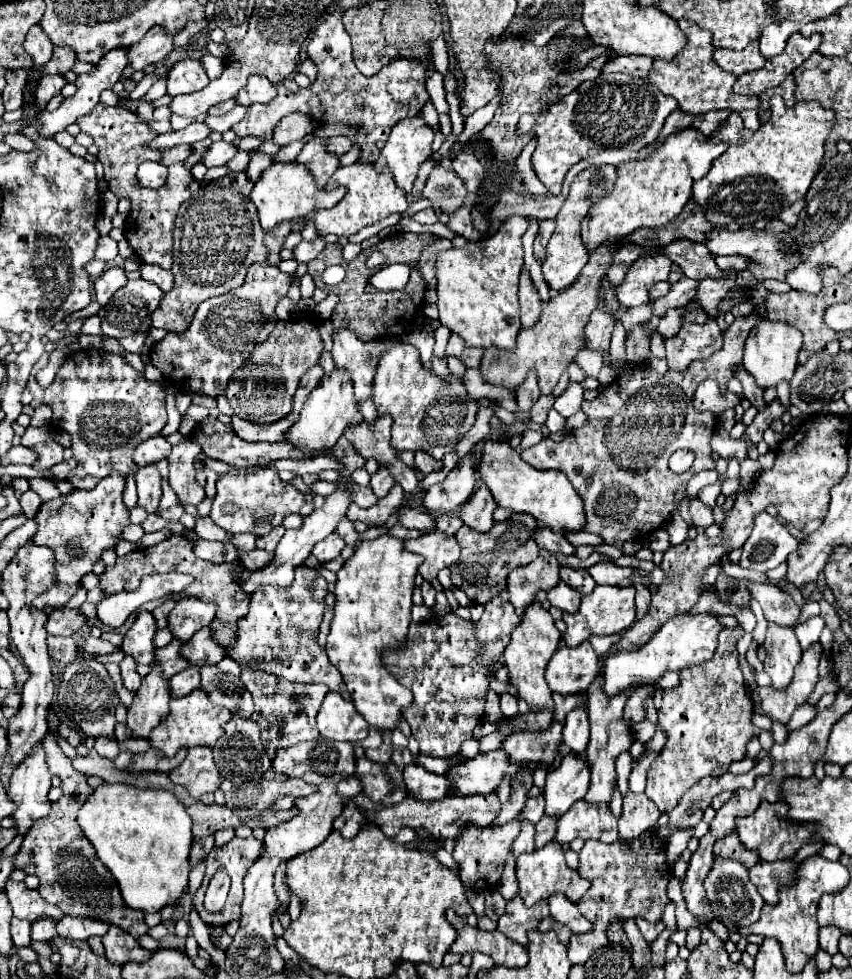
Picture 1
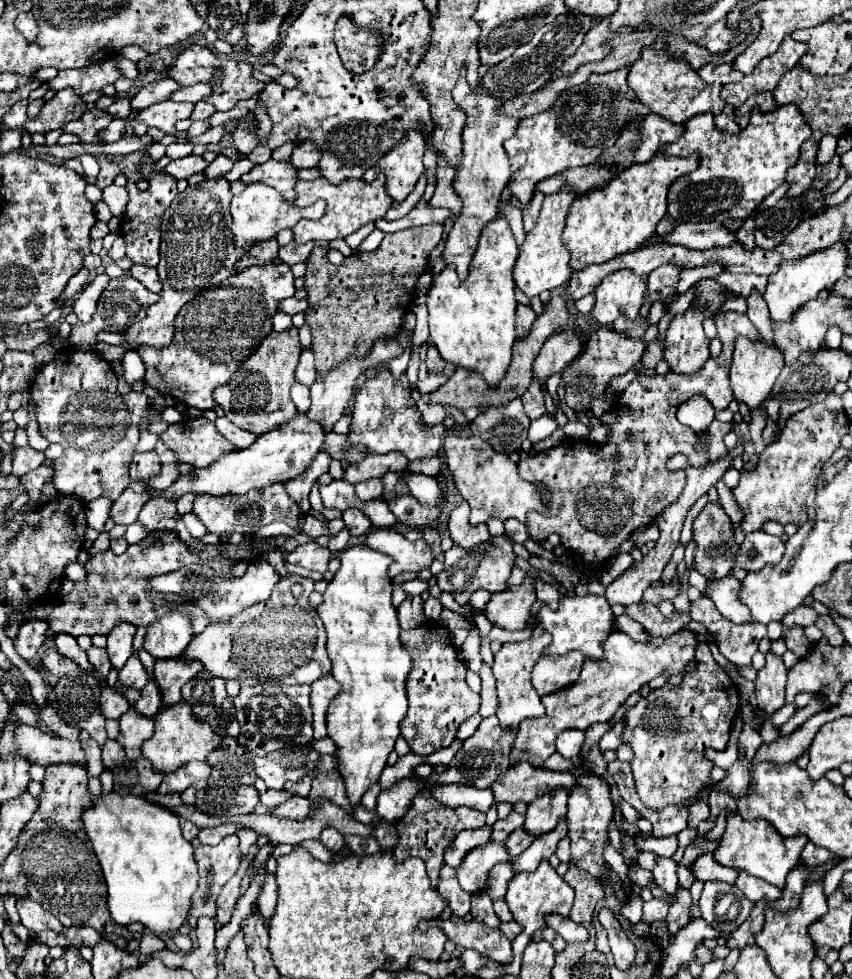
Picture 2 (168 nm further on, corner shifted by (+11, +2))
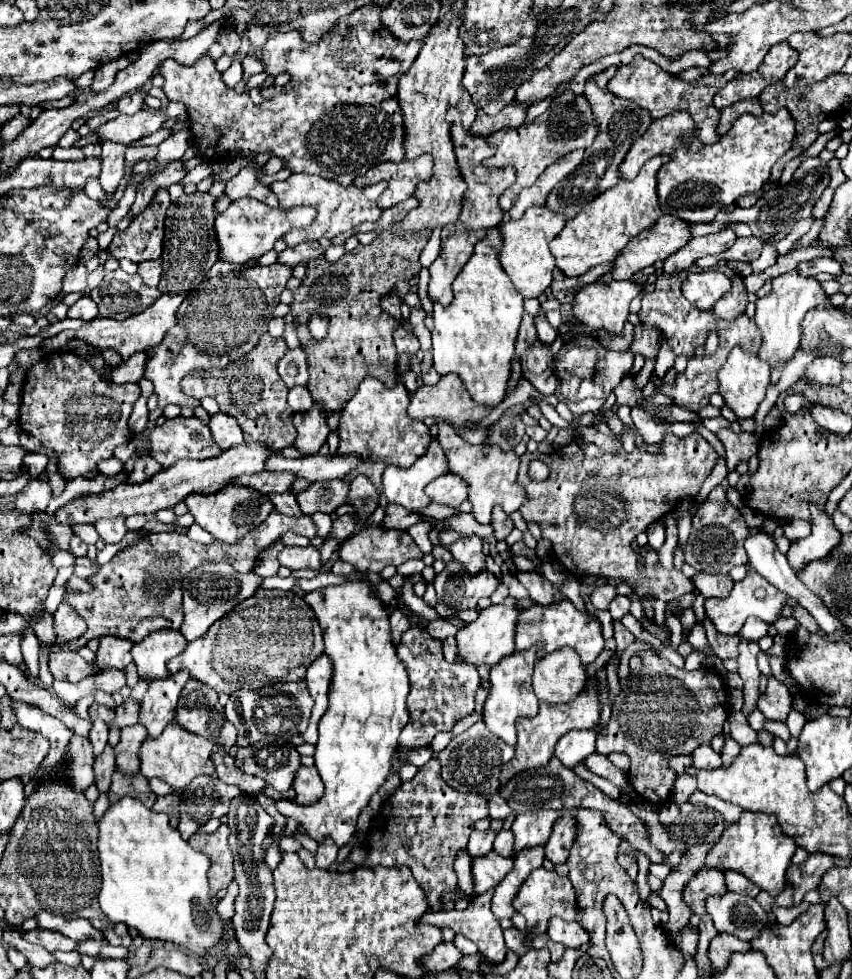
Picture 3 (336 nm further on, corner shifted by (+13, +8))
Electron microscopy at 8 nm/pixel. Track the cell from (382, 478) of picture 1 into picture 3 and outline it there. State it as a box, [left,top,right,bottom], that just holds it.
[349,475,379,517]

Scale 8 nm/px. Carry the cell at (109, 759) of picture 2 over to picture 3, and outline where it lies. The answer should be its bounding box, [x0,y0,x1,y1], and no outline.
[95,745,115,791]

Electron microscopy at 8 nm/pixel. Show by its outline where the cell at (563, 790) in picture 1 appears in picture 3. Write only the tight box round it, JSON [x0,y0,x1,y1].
[511,811,561,853]

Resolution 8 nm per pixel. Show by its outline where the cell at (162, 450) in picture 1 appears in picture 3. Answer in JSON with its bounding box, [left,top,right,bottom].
[129,455,163,483]

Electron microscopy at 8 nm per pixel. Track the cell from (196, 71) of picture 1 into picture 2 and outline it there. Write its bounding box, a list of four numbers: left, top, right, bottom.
[131,79,179,111]

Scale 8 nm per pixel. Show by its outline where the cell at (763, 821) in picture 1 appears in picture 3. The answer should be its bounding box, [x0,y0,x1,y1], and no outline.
[705,811,797,897]

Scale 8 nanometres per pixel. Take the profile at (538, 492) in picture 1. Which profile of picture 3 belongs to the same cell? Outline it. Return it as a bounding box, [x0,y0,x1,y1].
[437,421,525,523]

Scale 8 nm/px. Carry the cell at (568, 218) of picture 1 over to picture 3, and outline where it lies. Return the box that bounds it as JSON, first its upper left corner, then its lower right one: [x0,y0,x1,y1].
[499,205,567,297]

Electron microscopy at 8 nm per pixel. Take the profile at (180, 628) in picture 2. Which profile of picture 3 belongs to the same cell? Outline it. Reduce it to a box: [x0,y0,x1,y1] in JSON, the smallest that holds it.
[131,629,187,679]

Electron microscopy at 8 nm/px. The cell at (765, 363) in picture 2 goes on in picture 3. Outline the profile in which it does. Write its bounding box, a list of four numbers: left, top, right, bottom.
[719,345,769,417]

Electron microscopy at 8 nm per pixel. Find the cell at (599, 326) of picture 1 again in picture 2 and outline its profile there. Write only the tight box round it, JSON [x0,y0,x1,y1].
[533,329,581,391]

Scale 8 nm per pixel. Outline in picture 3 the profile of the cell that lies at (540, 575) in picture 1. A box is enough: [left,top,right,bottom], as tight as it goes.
[455,597,521,665]

